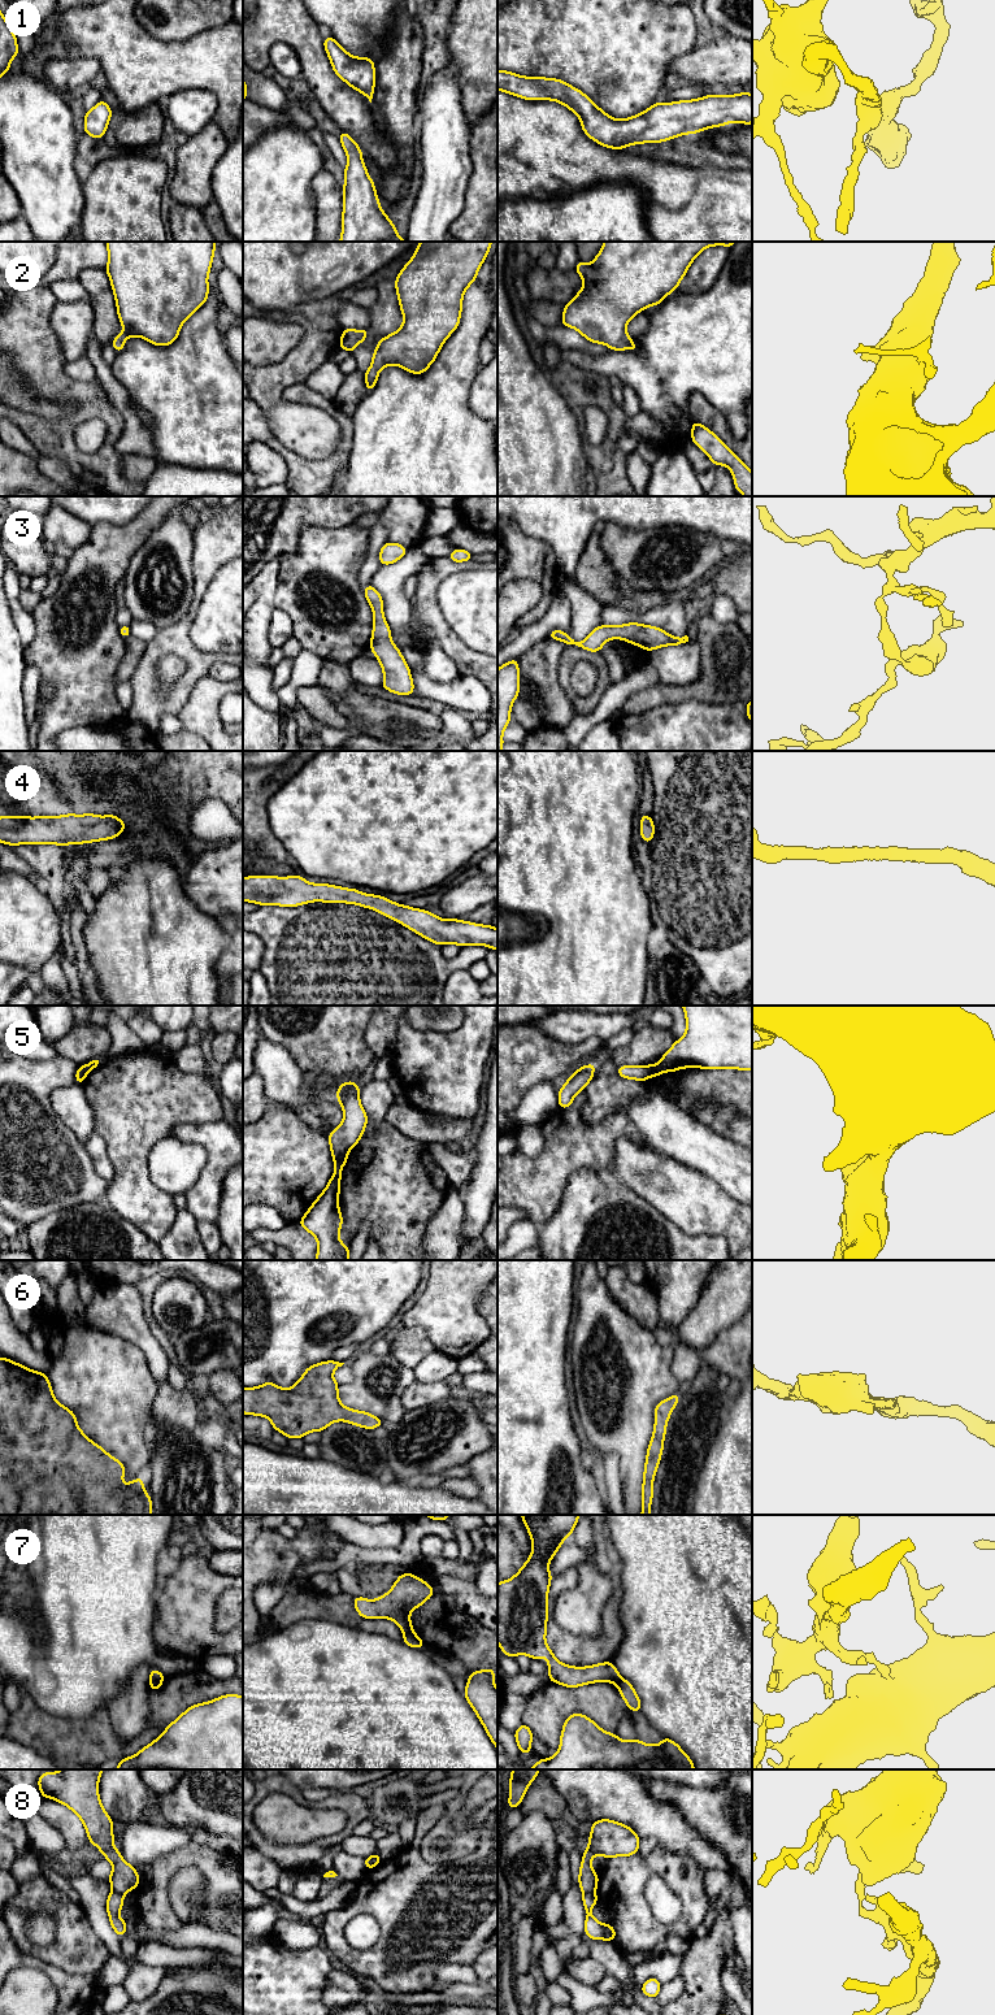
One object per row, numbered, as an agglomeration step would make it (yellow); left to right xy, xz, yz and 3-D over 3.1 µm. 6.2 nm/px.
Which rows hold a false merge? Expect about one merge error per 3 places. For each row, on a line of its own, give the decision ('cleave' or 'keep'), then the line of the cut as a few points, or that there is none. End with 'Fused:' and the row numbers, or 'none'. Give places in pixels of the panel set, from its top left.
1: keep; cut none
2: keep; cut none
3: keep; cut none
4: keep; cut none
5: cleave; cut xz (347, 1153), (334, 1160)
6: keep; cut none
7: cleave; cut xz (413, 1632), (405, 1634)
8: cleave; cut yz (594, 1890), (583, 1894)
Fused: 5, 7, 8

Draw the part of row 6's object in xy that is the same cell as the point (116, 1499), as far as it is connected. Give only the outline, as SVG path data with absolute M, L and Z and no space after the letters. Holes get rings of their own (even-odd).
M0 1358L0 1515L152 1515L152 1499L143 1486L143 1476L125 1486L122 1485L123 1476L125 1464L94 1443L79 1429L75 1413L56 1400L45 1373Z

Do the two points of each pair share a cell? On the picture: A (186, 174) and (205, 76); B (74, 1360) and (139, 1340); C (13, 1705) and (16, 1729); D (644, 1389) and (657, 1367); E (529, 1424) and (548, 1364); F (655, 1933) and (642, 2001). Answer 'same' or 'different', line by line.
A: different
B: different
C: different
D: same
E: same
F: different

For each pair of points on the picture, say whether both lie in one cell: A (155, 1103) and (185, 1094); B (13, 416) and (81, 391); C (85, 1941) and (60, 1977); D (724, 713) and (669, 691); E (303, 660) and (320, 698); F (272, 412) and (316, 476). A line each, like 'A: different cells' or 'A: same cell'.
A: same cell
B: same cell
C: different cells
D: different cells
E: different cells
F: different cells

